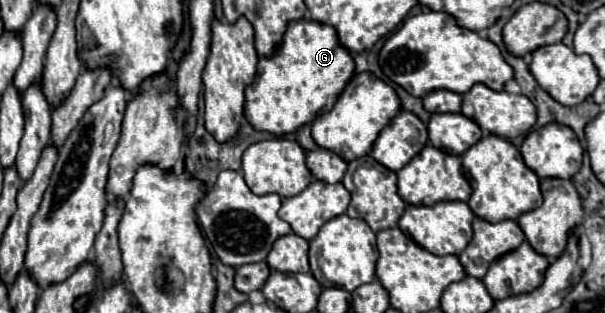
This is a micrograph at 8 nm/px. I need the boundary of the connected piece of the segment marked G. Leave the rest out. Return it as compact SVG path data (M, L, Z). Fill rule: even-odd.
M292 21L272 59L258 61L254 83L246 89L246 119L254 129L274 135L294 133L298 127L312 123L322 111L330 111L352 79L356 63L350 51L340 43L336 29L318 21Z

